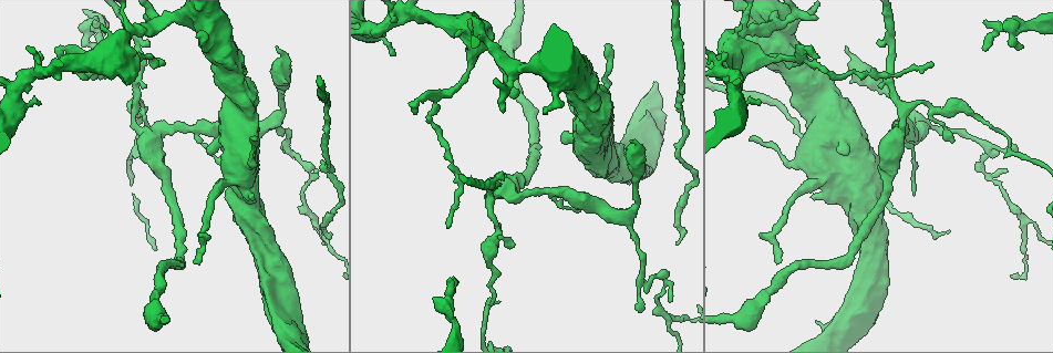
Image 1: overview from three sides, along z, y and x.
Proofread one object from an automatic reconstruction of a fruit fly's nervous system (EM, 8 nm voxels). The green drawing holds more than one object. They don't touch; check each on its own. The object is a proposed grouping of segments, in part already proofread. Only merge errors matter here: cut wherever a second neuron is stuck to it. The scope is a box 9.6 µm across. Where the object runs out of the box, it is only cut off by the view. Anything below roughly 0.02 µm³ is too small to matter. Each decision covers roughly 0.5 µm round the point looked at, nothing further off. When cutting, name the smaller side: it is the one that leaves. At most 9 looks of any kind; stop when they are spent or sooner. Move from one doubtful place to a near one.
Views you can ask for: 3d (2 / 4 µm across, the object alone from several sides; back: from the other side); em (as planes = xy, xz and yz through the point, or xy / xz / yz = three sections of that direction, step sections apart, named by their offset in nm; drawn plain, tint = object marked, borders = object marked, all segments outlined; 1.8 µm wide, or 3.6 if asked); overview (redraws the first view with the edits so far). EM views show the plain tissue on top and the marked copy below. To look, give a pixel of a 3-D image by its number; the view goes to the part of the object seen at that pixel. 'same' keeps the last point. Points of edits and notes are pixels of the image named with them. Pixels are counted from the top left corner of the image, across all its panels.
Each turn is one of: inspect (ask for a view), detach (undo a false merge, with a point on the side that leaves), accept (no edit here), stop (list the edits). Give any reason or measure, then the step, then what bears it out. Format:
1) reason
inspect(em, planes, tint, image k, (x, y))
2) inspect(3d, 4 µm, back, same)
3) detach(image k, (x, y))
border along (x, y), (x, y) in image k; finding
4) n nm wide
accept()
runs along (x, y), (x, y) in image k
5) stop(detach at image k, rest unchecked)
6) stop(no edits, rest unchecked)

touches itself
inspect(3d, 4 µm, image 1, (252, 202))

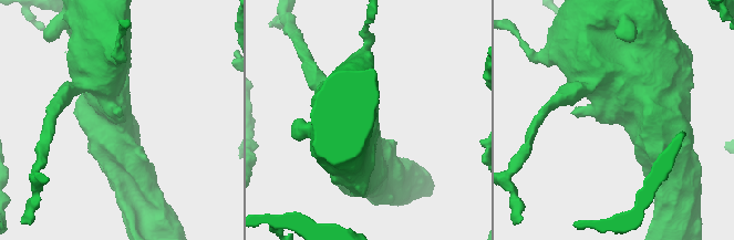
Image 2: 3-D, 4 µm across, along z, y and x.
inspect(em, 3.6 µm, planes, tint, image 2, (118, 120))

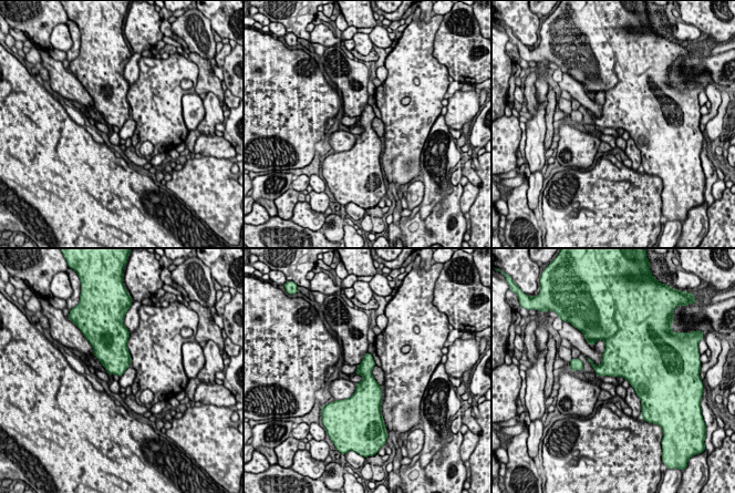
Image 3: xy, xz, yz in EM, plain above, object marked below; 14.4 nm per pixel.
accept()
all the same neuron

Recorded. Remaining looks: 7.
arms part here
inspect(em, planes, tint, image 1, (133, 111))

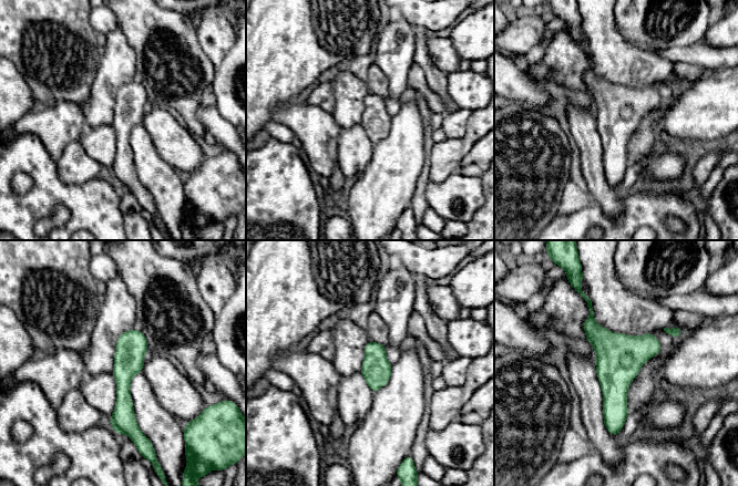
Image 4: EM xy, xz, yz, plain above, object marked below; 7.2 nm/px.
accept()
runs along (134, 332), (123, 372), (127, 431) in image 4; continuous, no second neuron

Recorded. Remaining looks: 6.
inspect(em, planes, tint, image 1, (88, 26))

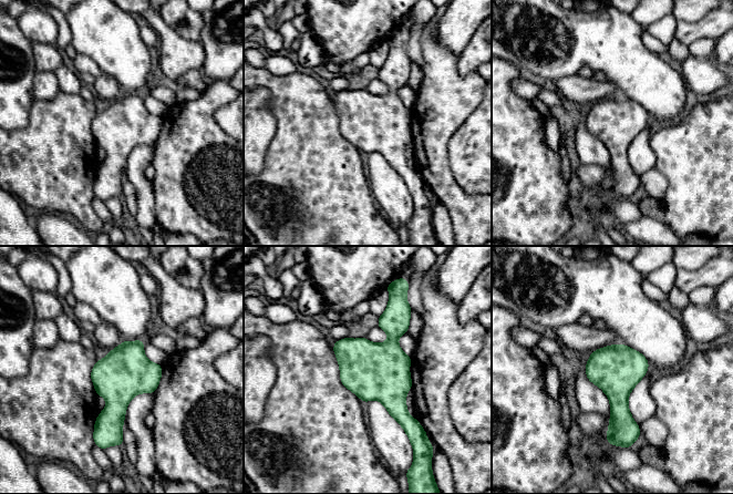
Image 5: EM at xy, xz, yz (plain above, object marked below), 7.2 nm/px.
accept()
one neuron here

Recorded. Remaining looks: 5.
sharp bend
inspect(em, yz, step 16, tint, image 1, (989, 148))

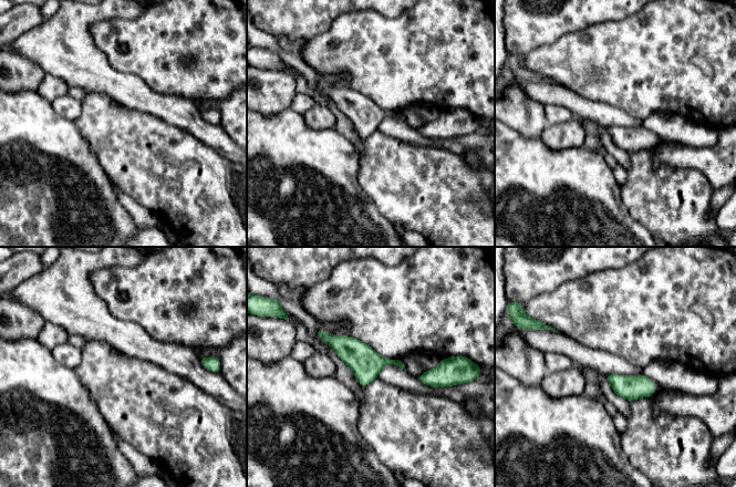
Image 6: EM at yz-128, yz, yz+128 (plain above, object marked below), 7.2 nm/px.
inspect(em, planes, tint, same)

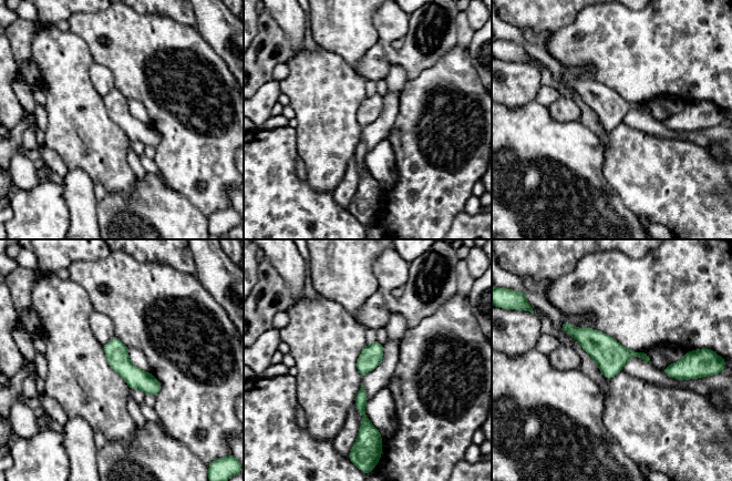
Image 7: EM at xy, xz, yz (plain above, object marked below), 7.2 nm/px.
accept()
runs along (564, 325), (608, 354), (645, 356) in image 7; one neuron here

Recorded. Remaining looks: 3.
stop(no edits, rest unchecked)

